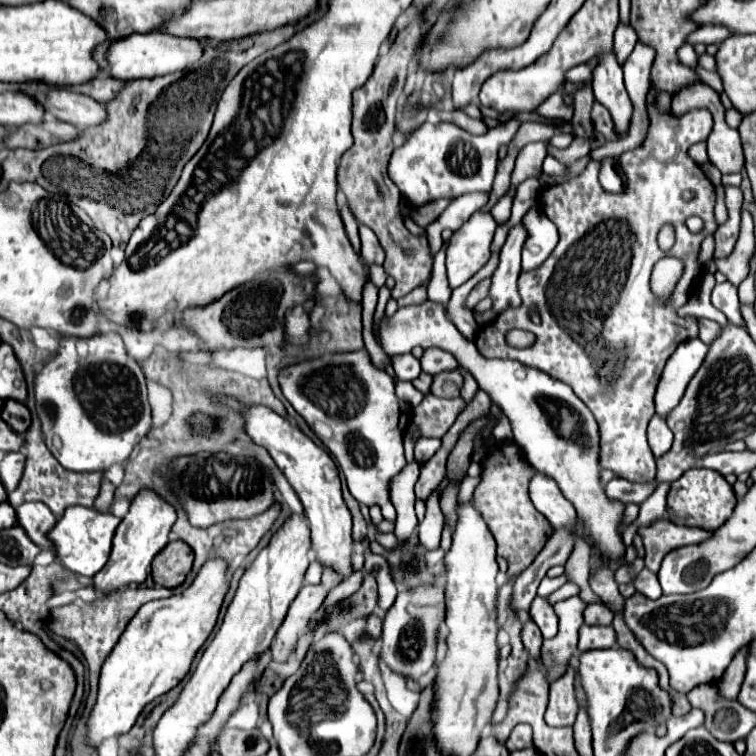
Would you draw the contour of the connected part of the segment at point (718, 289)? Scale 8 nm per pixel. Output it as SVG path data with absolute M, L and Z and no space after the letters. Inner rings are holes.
M729 281L717 283L717 285L713 287L711 303L713 303L713 307L717 307L719 311L723 311L723 313L727 315L729 323L733 323L733 325L737 325L737 327L745 327L745 321L743 321L741 311L739 311L737 287L733 287Z

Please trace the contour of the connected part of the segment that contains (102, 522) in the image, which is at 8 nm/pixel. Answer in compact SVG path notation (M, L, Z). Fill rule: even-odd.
M69 507L63 515L63 519L57 521L55 529L49 533L51 541L55 543L55 555L57 559L73 573L93 577L93 573L99 573L105 567L105 561L111 553L111 541L117 525L121 523L119 517L111 513L99 513L89 507Z

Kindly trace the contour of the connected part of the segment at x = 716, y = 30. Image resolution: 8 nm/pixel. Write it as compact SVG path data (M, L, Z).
M705 25L705 27L699 27L695 29L693 33L689 33L687 37L687 43L689 45L697 45L697 43L703 43L703 45L709 45L709 43L715 43L719 45L723 39L727 39L731 33L729 29L725 27L719 27L719 25Z

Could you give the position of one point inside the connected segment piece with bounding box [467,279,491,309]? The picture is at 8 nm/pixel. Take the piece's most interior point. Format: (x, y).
(481, 289)

